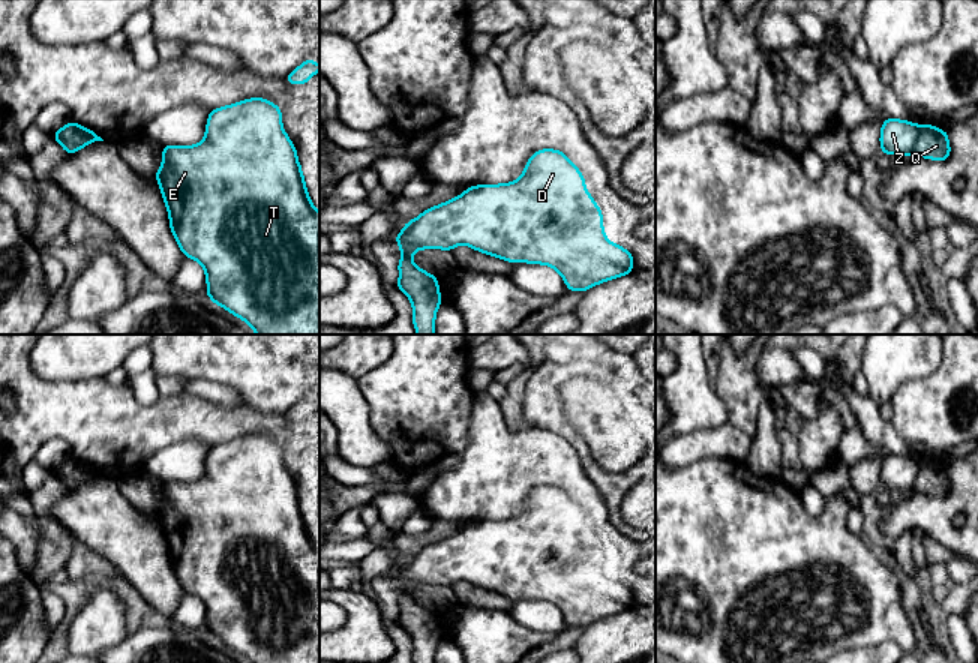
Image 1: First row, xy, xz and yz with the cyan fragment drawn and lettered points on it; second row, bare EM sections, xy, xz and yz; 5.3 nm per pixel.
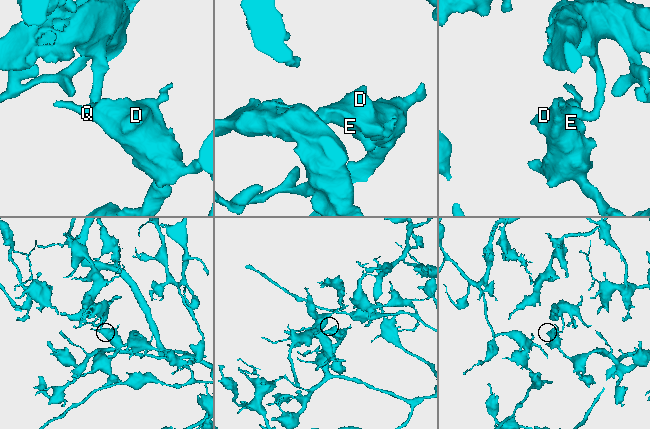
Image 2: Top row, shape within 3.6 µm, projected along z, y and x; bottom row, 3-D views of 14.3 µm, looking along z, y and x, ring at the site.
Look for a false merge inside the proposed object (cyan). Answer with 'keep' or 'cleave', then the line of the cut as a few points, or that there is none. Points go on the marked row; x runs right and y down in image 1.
cleave; cut yz (918, 126), (918, 138), (912, 153)

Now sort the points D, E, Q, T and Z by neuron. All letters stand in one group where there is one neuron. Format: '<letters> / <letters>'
D E T Z / Q

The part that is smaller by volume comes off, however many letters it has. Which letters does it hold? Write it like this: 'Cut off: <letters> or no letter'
Cut off: Q

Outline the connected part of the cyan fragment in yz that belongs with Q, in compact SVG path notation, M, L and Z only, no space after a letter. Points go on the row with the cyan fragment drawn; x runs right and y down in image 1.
M920 124L918 128L920 135L914 154L933 160L946 160L951 153L948 132L932 124Z

